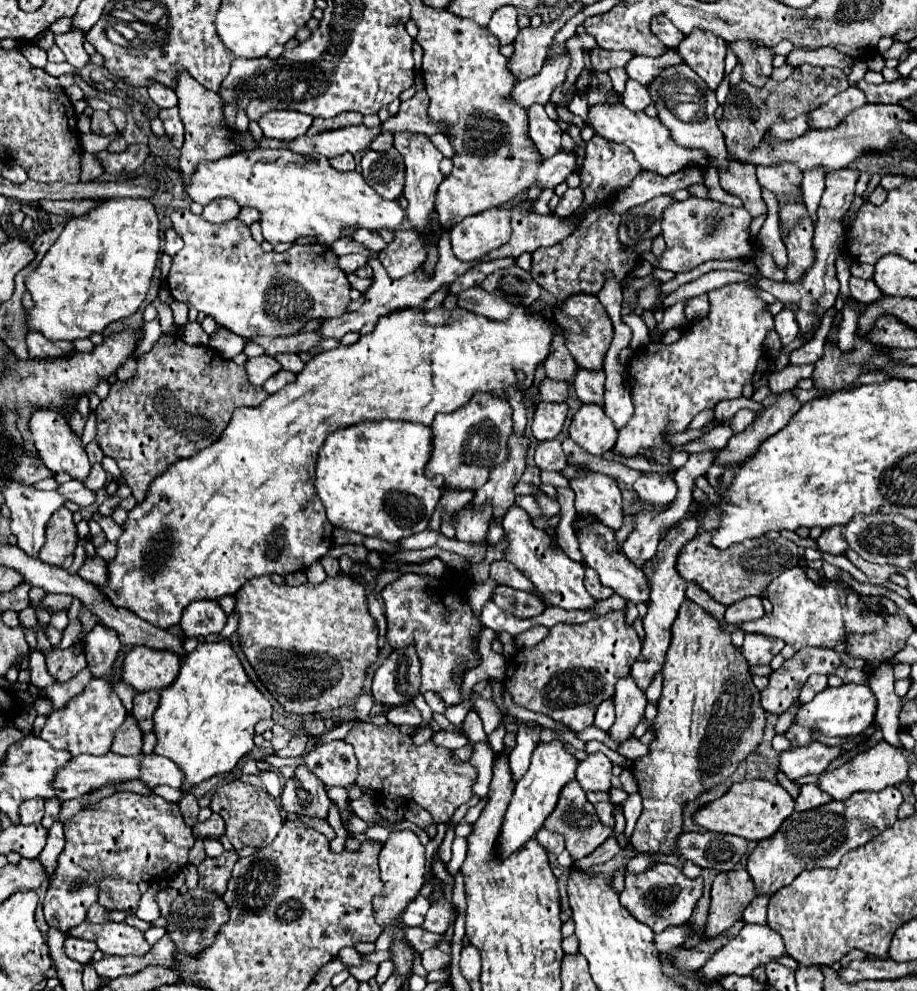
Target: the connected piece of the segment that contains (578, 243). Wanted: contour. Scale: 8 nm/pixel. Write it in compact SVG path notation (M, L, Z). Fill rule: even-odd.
M594 136L586 144L586 158L584 158L584 168L580 172L582 178L582 192L584 192L584 204L580 210L586 210L586 214L580 220L580 226L574 234L570 234L564 242L550 246L550 248L540 248L532 254L532 278L550 294L554 294L556 302L554 306L560 308L562 302L572 296L572 294L598 294L602 284L604 284L604 270L612 270L616 280L622 282L626 274L636 266L640 260L638 252L632 250L622 250L624 246L616 238L616 226L620 224L620 216L612 214L604 202L612 198L618 188L628 186L636 174L640 174L642 166L636 162L632 150L628 146L620 146L616 142L608 142L606 138Z

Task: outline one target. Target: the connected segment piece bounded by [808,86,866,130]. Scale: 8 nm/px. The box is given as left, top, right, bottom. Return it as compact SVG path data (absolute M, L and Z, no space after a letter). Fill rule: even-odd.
M850 86L848 90L836 94L834 98L830 98L824 106L812 110L808 114L808 128L816 128L816 130L824 130L824 128L834 128L838 126L852 110L860 108L866 104L864 94L860 94L860 90L856 90L854 86Z

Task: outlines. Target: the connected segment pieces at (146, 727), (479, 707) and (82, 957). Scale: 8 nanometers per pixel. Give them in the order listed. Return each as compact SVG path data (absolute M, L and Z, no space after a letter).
M148 692L148 694L136 694L134 696L134 708L132 708L132 716L138 722L138 728L142 732L152 732L152 712L158 706L160 696L156 692Z
M474 694L472 700L474 700L476 712L478 712L478 716L480 716L482 724L484 724L486 734L492 734L500 724L504 724L506 716L504 716L504 712L500 712L500 708L494 702L488 702L488 700L480 698L478 694Z
M68 936L66 942L64 942L64 952L66 952L68 958L86 964L86 962L92 960L92 954L96 952L96 944L88 942L88 940L78 940L78 938Z

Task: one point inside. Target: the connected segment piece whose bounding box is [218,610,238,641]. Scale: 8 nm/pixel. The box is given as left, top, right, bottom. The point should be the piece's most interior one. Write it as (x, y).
(231, 626)

